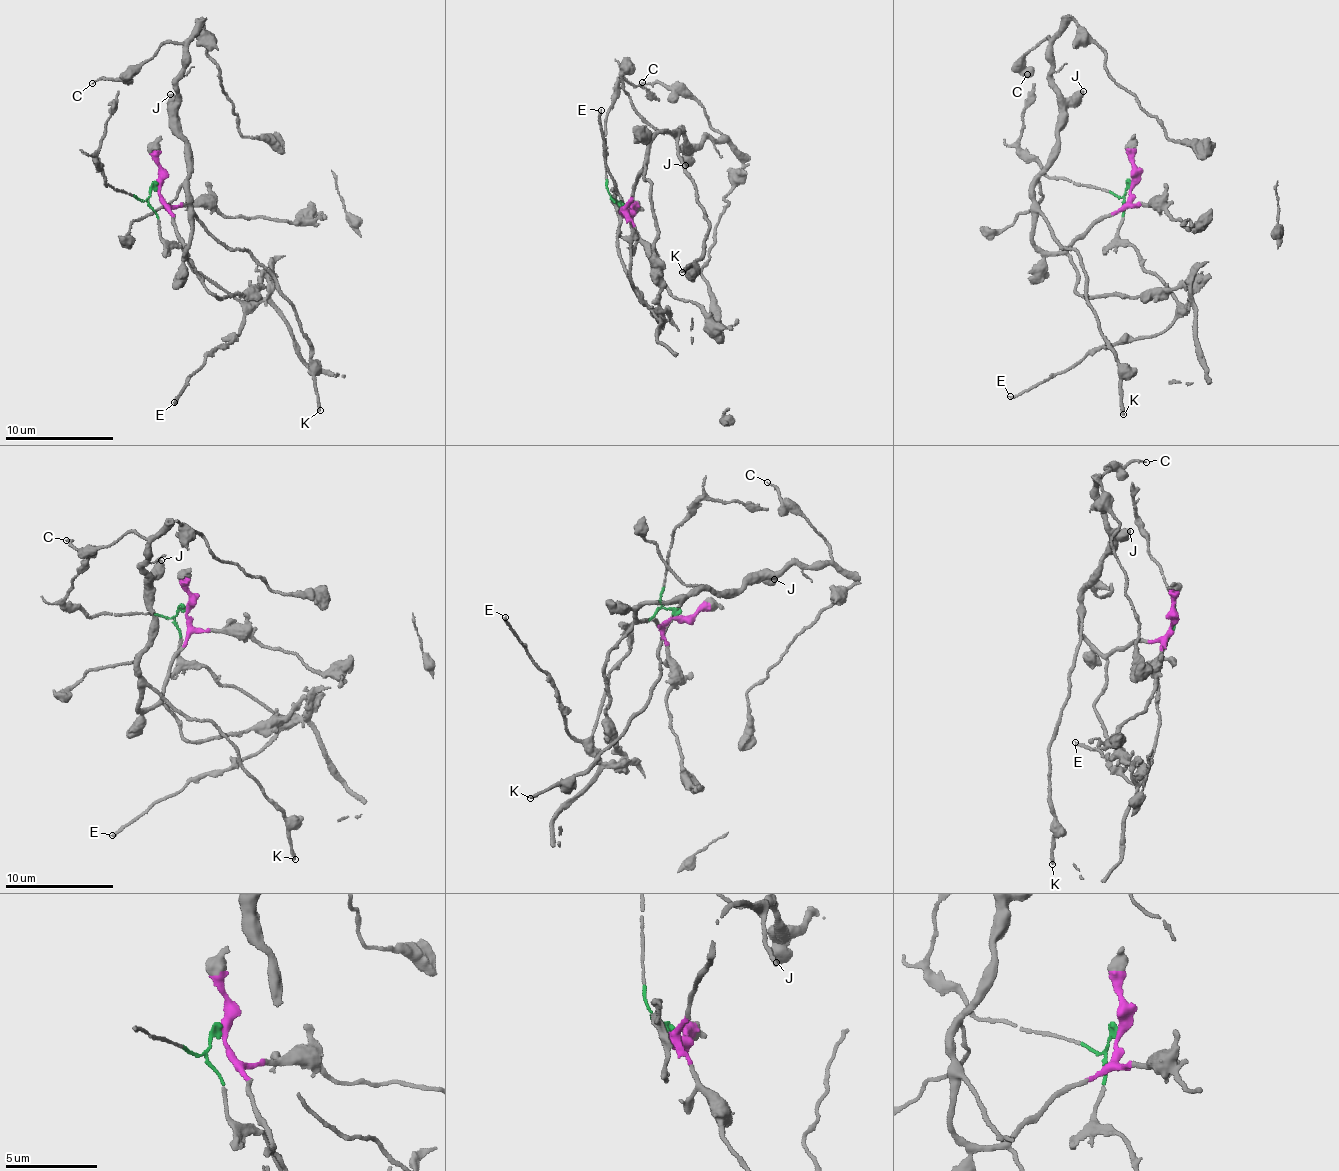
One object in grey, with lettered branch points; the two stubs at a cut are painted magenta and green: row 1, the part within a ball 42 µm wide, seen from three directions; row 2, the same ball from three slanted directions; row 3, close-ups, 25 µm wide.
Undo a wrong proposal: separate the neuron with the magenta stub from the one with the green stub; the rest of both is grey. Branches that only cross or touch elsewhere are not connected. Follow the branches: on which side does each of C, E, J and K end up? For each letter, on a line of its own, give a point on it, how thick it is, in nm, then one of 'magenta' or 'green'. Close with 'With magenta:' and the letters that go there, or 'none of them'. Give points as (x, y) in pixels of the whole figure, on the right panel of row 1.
C: place (1027, 74); calibre 120 nm; magenta
E: place (1010, 396); calibre 170 nm; green
J: place (1083, 91); calibre 500 nm; magenta
K: place (1123, 414); calibre 220 nm; magenta
With magenta: C, J, K

